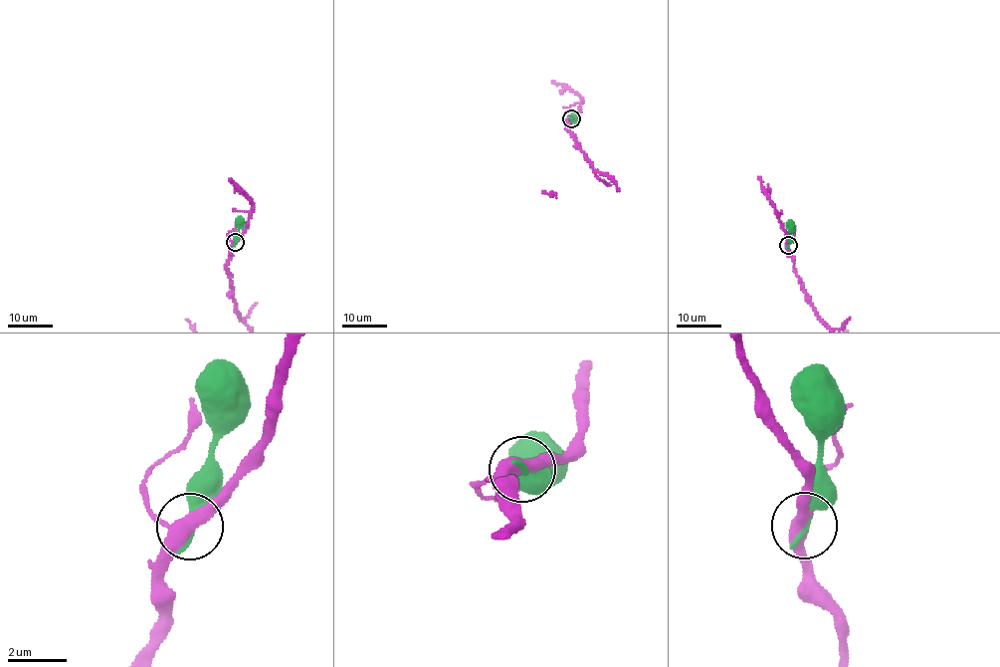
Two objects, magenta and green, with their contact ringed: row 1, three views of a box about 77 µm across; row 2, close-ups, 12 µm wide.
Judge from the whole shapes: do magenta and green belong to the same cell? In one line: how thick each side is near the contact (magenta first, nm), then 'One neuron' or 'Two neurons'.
Thickness 400 nm (magenta) against 280 nm. Two neurons

